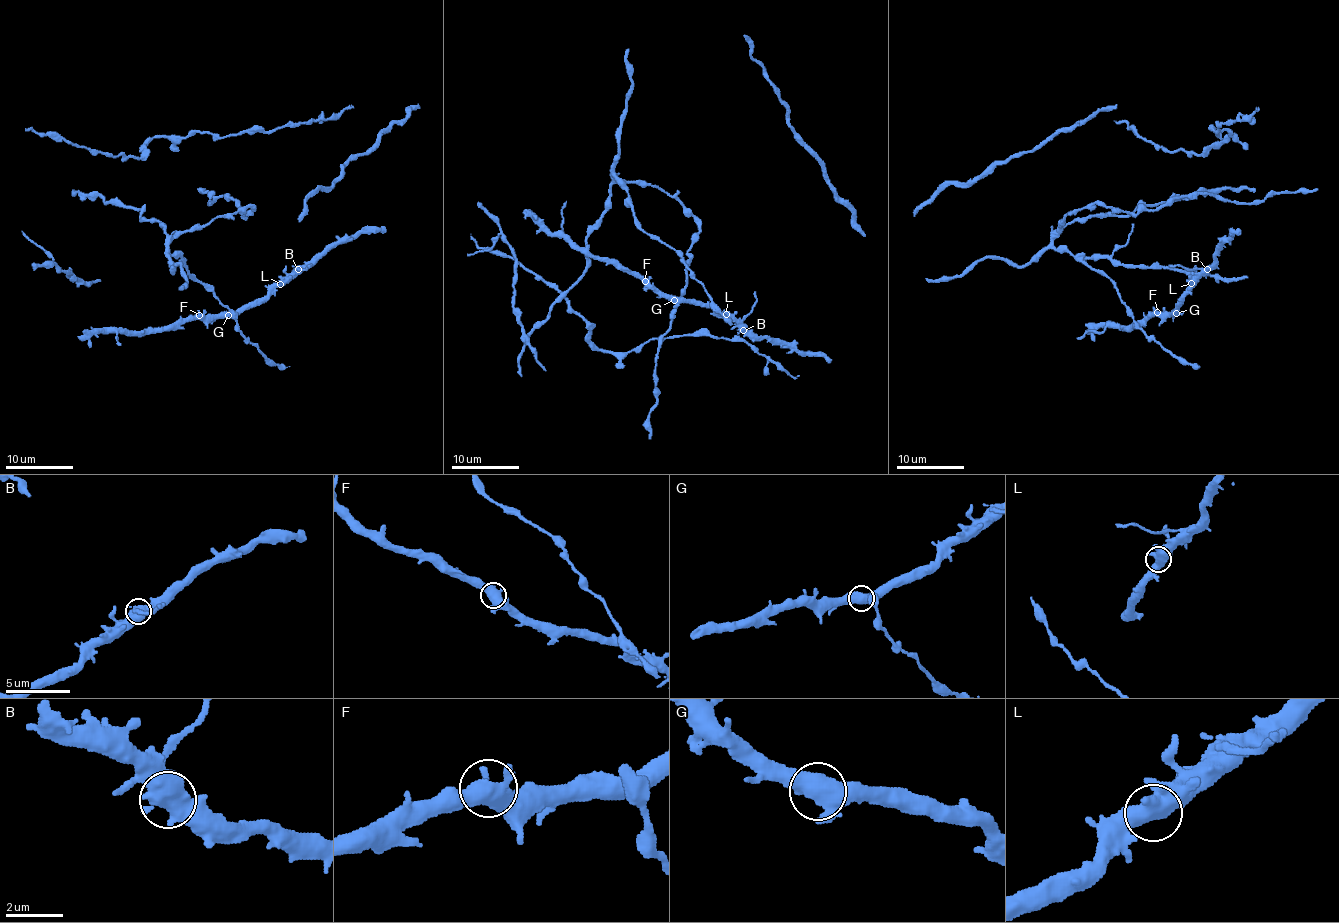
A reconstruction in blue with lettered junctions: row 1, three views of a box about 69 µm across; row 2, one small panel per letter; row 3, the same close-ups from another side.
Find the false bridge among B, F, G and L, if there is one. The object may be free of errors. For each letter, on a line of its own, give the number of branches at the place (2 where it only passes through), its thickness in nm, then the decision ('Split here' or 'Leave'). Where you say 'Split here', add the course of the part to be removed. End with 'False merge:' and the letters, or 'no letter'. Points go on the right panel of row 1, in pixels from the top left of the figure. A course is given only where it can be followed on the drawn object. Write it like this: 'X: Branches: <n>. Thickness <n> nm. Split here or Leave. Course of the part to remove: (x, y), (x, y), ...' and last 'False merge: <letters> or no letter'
B: Branches: 3. Thickness 650 nm. Leave
F: Branches: 3. Thickness 480 nm. Leave
G: Branches: 3. Thickness 550 nm. Leave
L: Branches: 3. Thickness 500 nm. Leave
False merge: no letter

